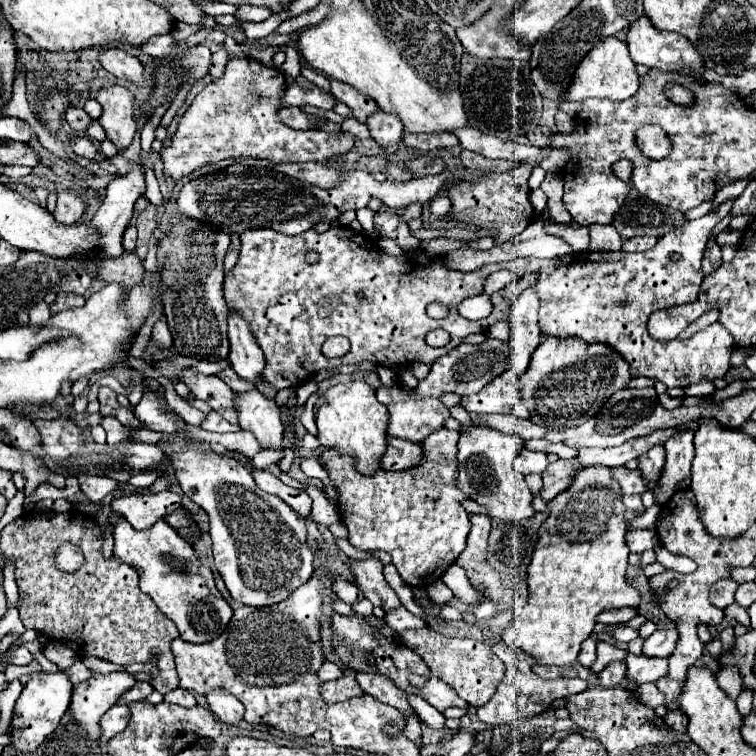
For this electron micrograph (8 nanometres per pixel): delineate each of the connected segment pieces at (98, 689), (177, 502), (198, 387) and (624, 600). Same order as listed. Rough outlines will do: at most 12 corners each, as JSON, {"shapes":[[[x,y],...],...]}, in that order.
{"shapes":[[[126,671],[96,673],[74,687],[70,713],[100,739],[100,717],[136,685]],[[174,491],[128,495],[110,503],[112,511],[144,529],[182,505]],[[182,371],[196,399],[238,423],[236,393],[220,377]],[[612,467],[548,503],[530,601],[502,639],[570,665],[596,615],[638,607]]]}

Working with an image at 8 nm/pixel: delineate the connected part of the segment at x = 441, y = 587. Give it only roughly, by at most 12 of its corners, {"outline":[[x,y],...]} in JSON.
{"outline":[[444,583],[430,585],[428,597],[436,605],[446,605],[454,597]]}

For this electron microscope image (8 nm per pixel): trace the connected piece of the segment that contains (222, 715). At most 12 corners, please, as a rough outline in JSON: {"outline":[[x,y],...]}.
{"outline":[[224,689],[206,693],[210,711],[228,725],[244,717],[242,701]]}

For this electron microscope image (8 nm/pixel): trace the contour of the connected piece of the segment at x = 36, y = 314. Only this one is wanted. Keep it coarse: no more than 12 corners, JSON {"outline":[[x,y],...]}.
{"outline":[[40,301],[30,309],[32,325],[46,325],[50,307]]}

